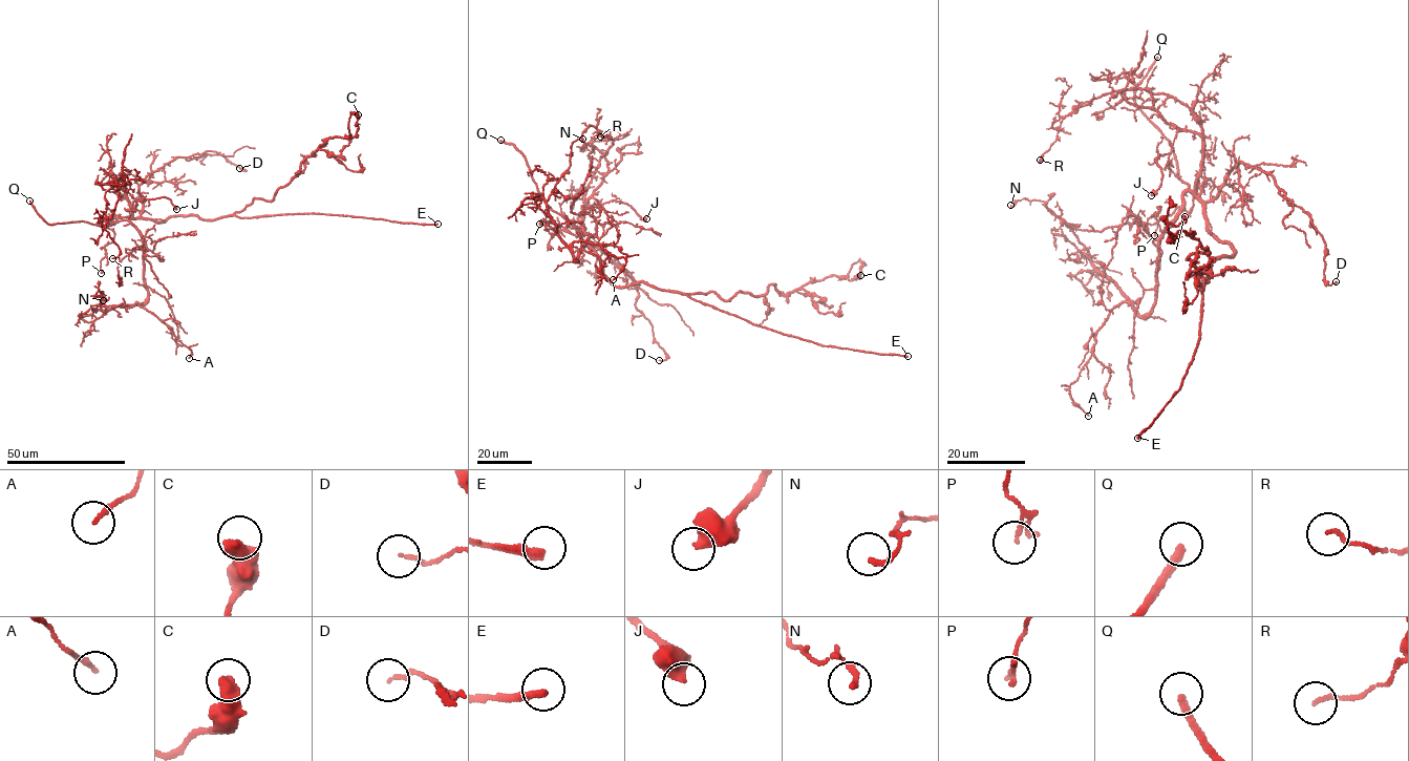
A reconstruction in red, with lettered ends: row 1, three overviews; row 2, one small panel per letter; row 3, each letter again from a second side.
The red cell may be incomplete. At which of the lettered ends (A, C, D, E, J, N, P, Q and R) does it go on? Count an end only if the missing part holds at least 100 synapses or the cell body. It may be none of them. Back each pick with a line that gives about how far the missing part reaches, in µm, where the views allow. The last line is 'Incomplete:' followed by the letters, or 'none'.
E: about 250 µm are missing
Incomplete: E

